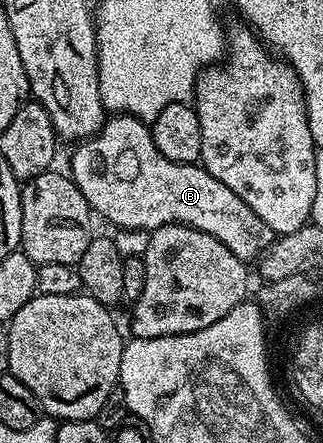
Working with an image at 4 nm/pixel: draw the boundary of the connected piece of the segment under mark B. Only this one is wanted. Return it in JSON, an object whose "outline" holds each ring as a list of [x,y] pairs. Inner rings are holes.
{"outline":[[[113,115],[106,120],[98,133],[80,142],[73,153],[73,182],[83,191],[83,199],[87,199],[90,209],[98,218],[106,217],[117,229],[131,229],[134,231],[152,231],[167,224],[181,224],[197,228],[214,236],[246,263],[256,262],[272,246],[275,234],[231,187],[223,187],[219,179],[215,179],[200,164],[184,165],[175,163],[163,155],[155,147],[153,130],[146,122],[128,115]]]}

